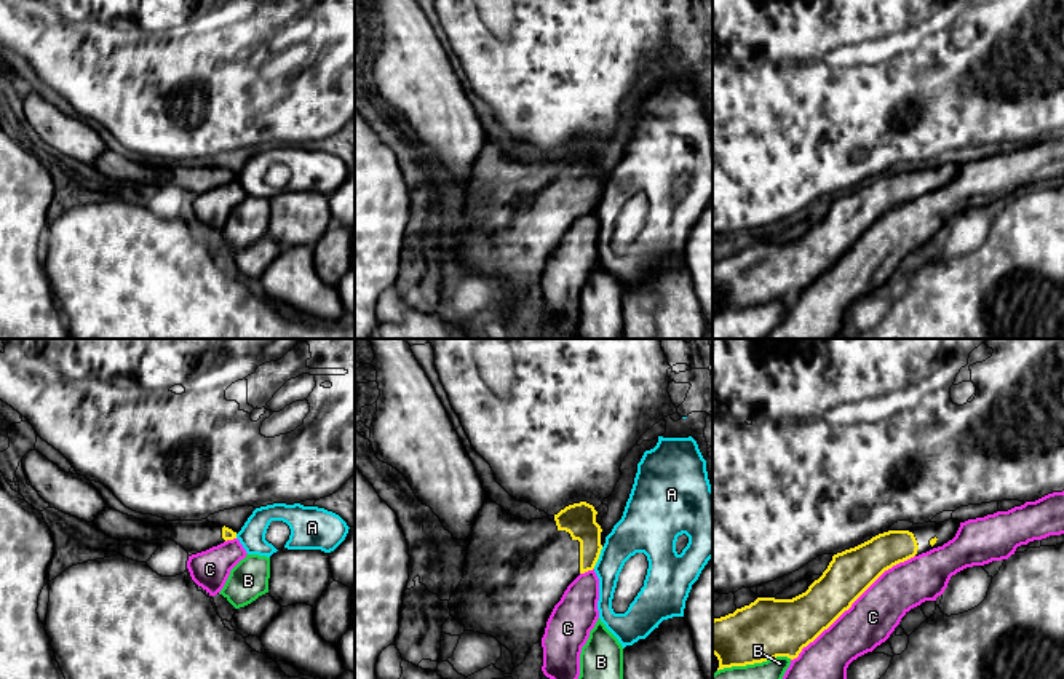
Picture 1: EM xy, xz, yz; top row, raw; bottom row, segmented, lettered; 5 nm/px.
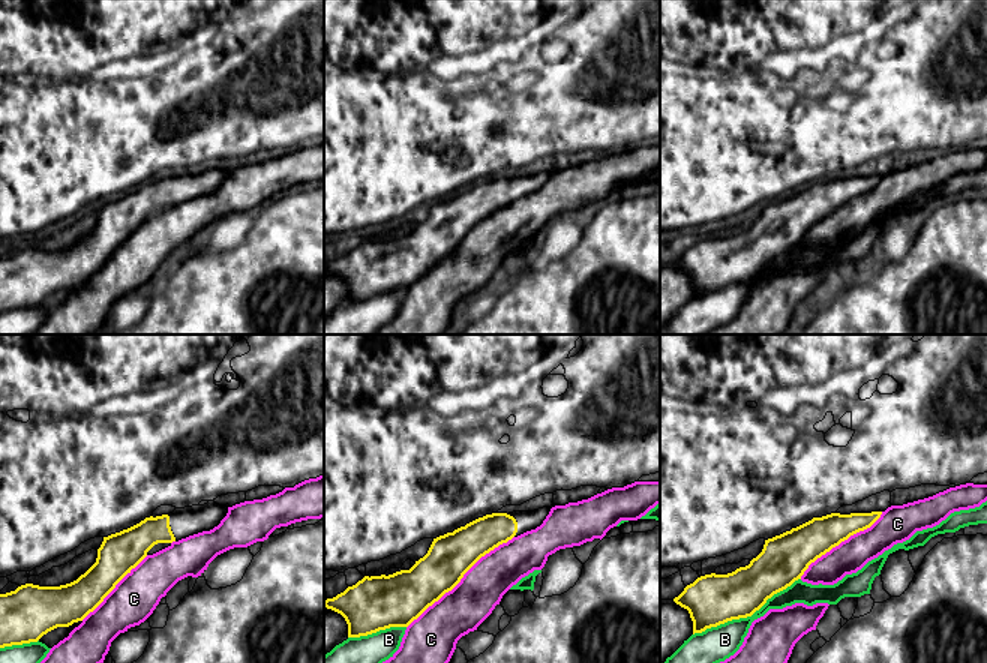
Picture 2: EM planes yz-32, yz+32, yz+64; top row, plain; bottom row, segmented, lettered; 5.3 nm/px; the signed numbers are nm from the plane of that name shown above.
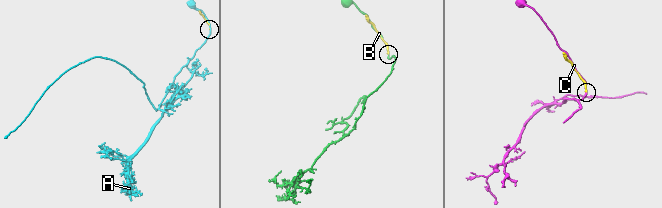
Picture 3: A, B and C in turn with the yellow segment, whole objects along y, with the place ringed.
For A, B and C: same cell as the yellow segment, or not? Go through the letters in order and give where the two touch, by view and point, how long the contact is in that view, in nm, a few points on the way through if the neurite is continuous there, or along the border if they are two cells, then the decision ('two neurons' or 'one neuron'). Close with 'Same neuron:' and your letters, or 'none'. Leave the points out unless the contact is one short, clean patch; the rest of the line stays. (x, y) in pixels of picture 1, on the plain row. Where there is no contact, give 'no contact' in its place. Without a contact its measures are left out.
A: xz (598, 200) | 120 nm | two neurons
B: yz (754, 304) | 380 nm | two neurons
C: yz (852, 245) | 800 nm | two neurons
Same neuron: none

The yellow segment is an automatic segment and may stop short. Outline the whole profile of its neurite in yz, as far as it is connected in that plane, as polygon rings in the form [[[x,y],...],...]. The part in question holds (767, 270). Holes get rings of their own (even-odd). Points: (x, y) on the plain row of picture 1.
[[[955,161],[914,166],[907,173],[888,173],[832,198],[828,211],[808,232],[792,241],[757,240],[749,248],[713,262],[713,296],[719,312],[762,305],[776,299],[797,300],[804,289],[828,272],[888,211],[914,198],[943,189],[960,169]]]

